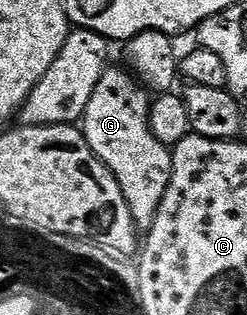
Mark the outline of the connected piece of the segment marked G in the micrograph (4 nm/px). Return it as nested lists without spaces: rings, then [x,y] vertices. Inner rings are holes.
[[[105,68],[90,103],[82,118],[82,132],[86,143],[94,151],[96,158],[118,179],[122,195],[130,207],[130,215],[136,221],[137,230],[147,231],[158,215],[162,195],[170,183],[172,151],[169,146],[158,143],[148,126],[149,90],[136,79],[127,68]]]

